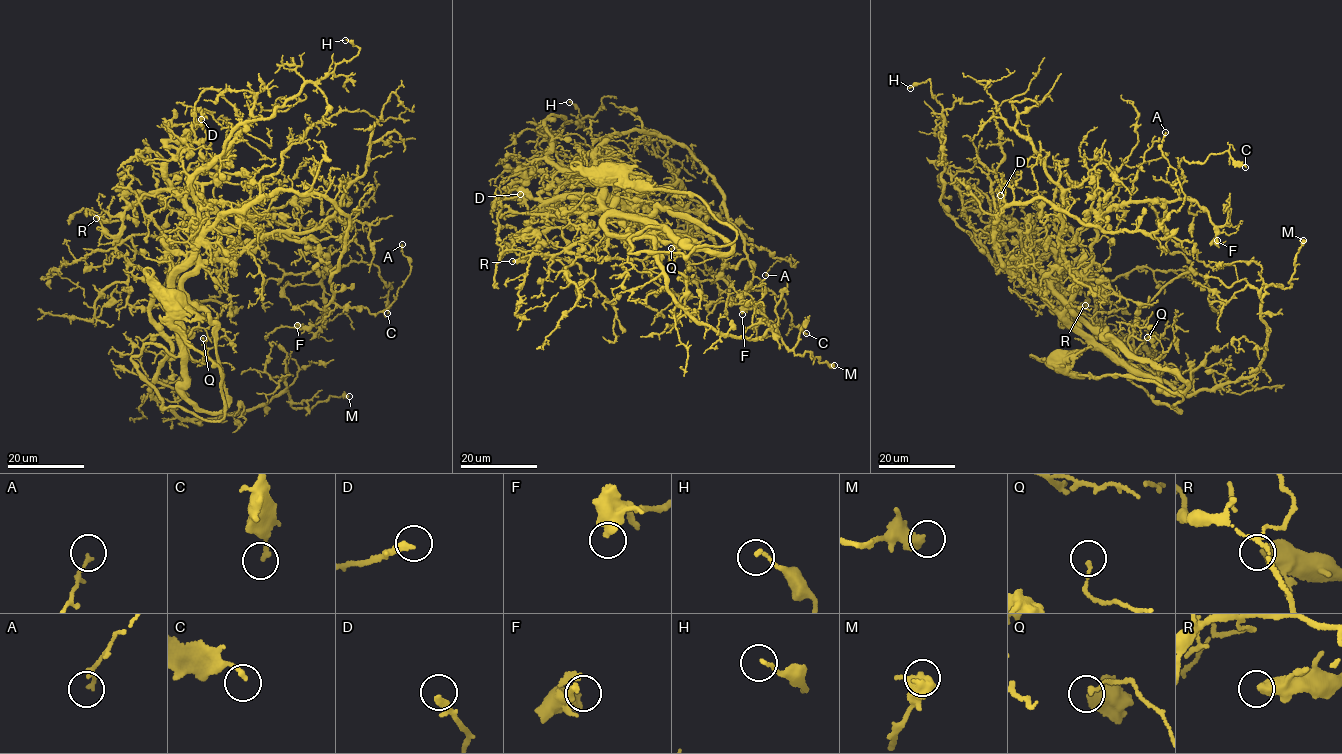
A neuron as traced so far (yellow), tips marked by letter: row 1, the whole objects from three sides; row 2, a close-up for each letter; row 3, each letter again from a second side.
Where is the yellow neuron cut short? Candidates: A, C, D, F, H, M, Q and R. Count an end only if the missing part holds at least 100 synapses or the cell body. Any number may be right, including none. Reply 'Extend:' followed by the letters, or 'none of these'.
Extend: none of these

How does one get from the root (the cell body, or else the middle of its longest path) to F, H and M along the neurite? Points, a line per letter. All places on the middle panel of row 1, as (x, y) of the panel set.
F: (612, 175), (735, 231), (630, 254), (660, 227), (603, 195), (711, 239), (731, 300), (762, 305), (742, 314)
H: (612, 175), (699, 198), (736, 239), (629, 253), (660, 227), (547, 156), (545, 120), (589, 116), (569, 102)
M: (612, 175), (735, 231), (630, 254), (660, 227), (604, 219), (653, 240), (676, 303), (834, 365)

